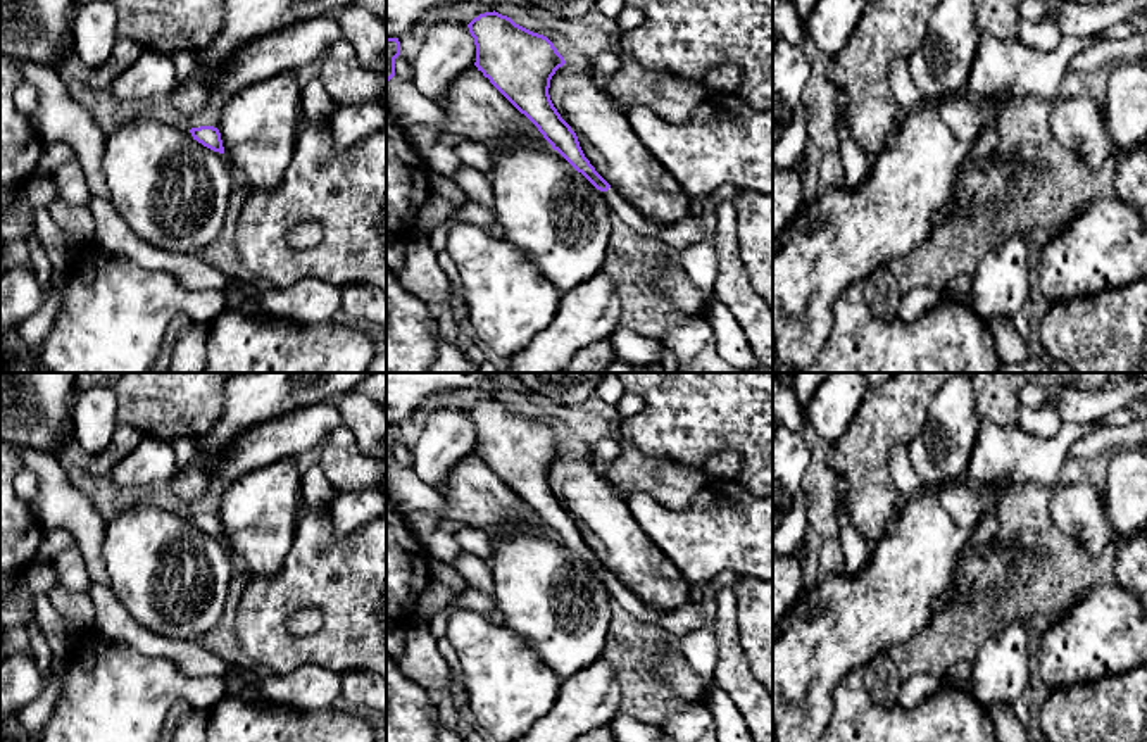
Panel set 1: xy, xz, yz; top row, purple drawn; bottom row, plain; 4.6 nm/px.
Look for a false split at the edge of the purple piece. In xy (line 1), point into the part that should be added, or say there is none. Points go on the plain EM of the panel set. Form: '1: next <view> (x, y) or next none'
1: next none

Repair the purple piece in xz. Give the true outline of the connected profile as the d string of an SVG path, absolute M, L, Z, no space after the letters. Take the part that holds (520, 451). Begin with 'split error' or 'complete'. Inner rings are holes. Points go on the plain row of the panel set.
split error | M485 399L469 411L476 431L478 457L543 521L578 559L605 580L612 602L635 618L685 637L702 626L693 604L661 611L647 607L617 576L614 576L585 544L576 519L554 494L548 475L559 454L566 450L554 430L498 399Z

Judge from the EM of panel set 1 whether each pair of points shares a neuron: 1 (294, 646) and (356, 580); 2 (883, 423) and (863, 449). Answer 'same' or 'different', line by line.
1: same
2: same

